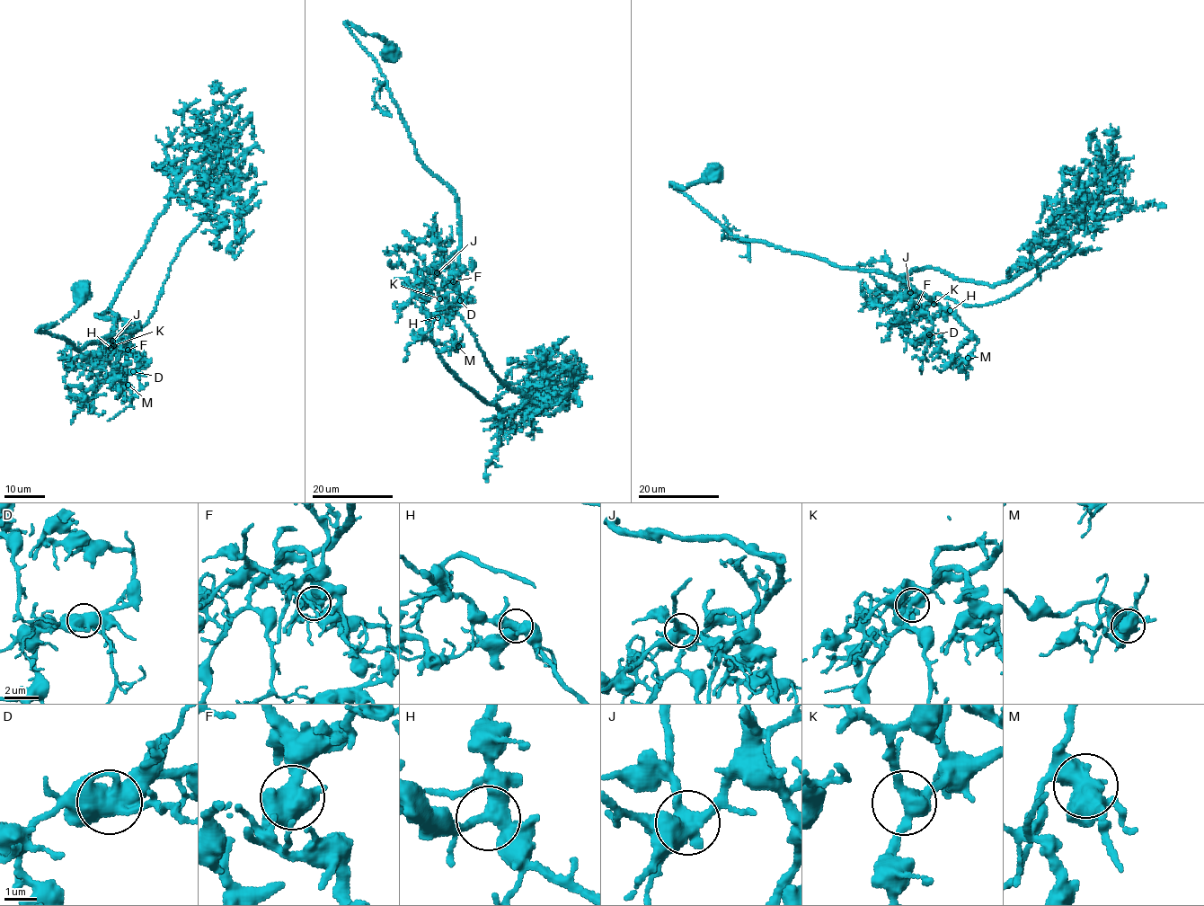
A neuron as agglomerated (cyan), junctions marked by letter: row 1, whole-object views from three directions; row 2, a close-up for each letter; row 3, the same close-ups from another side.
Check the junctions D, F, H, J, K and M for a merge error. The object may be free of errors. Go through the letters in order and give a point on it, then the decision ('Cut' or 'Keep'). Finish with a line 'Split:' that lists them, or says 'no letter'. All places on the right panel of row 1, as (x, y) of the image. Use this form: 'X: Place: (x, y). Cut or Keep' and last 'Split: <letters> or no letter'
D: Place: (929, 334). Keep
F: Place: (916, 306). Keep
H: Place: (950, 310). Keep
J: Place: (910, 292). Keep
K: Place: (933, 304). Keep
M: Place: (968, 358). Keep
Split: no letter

